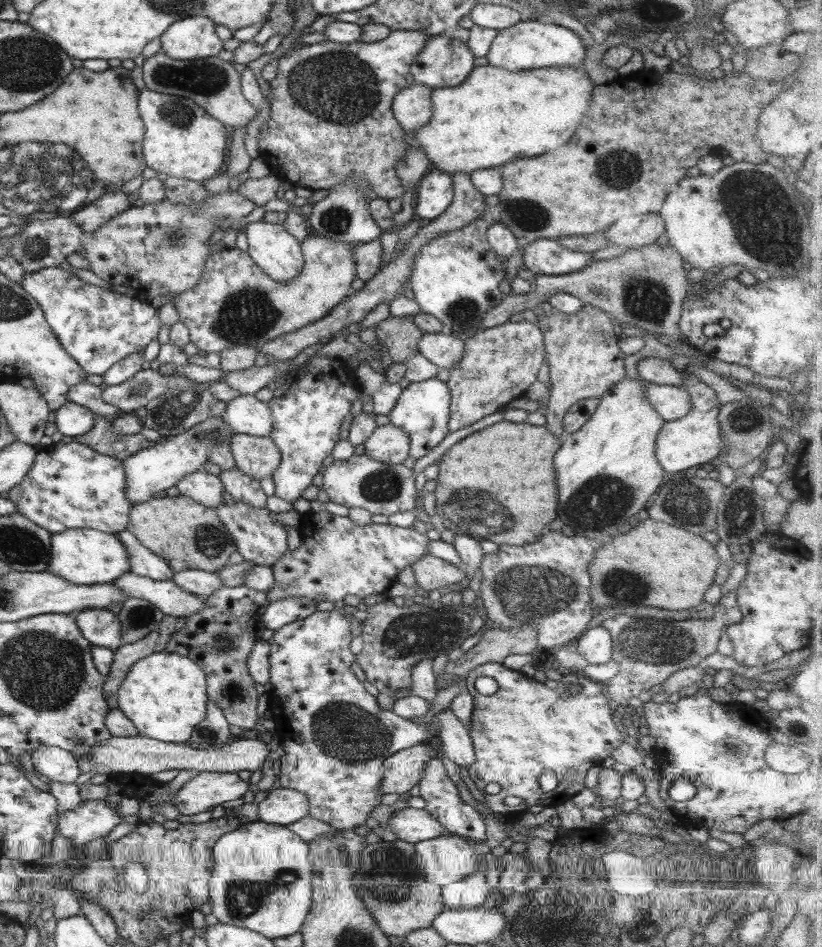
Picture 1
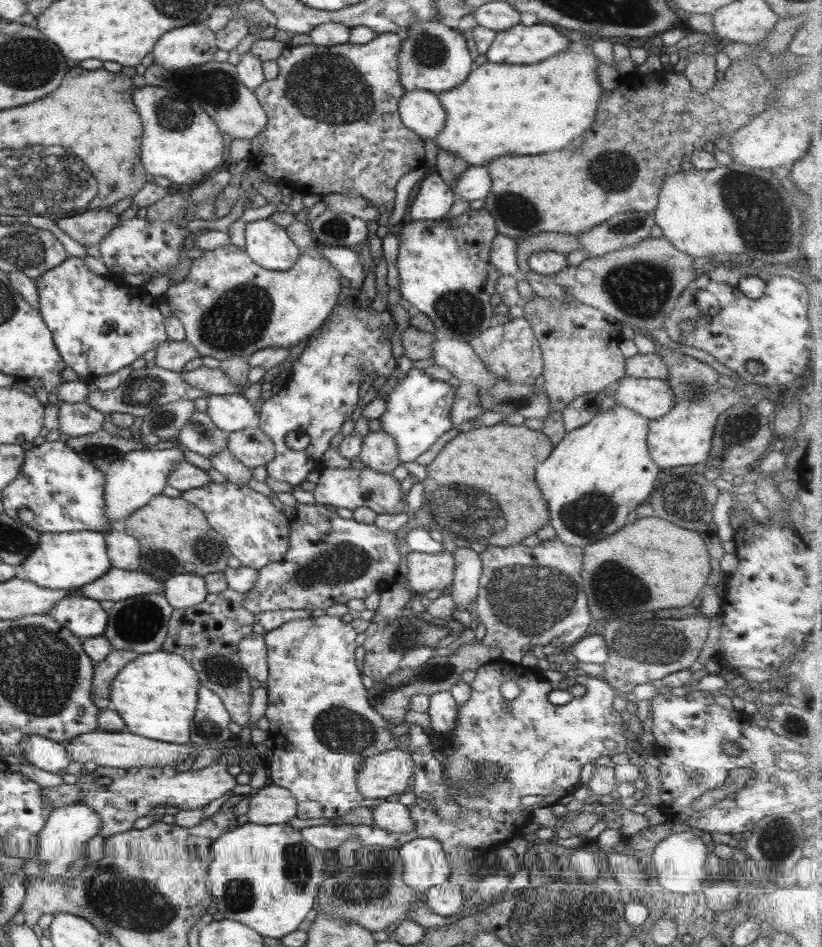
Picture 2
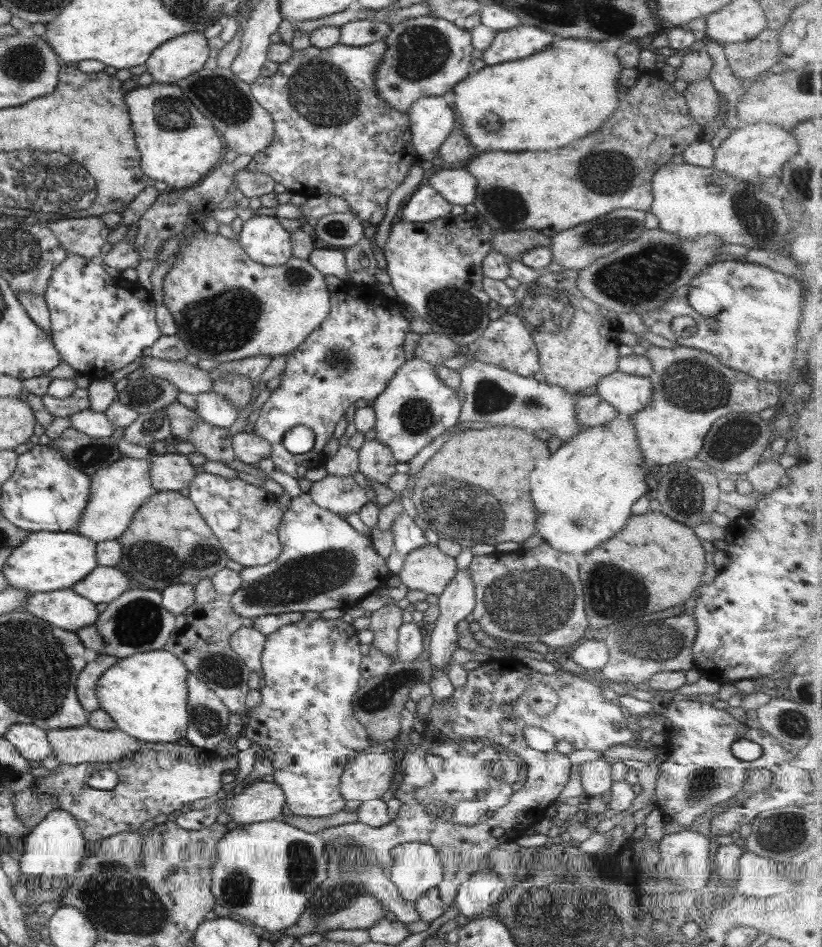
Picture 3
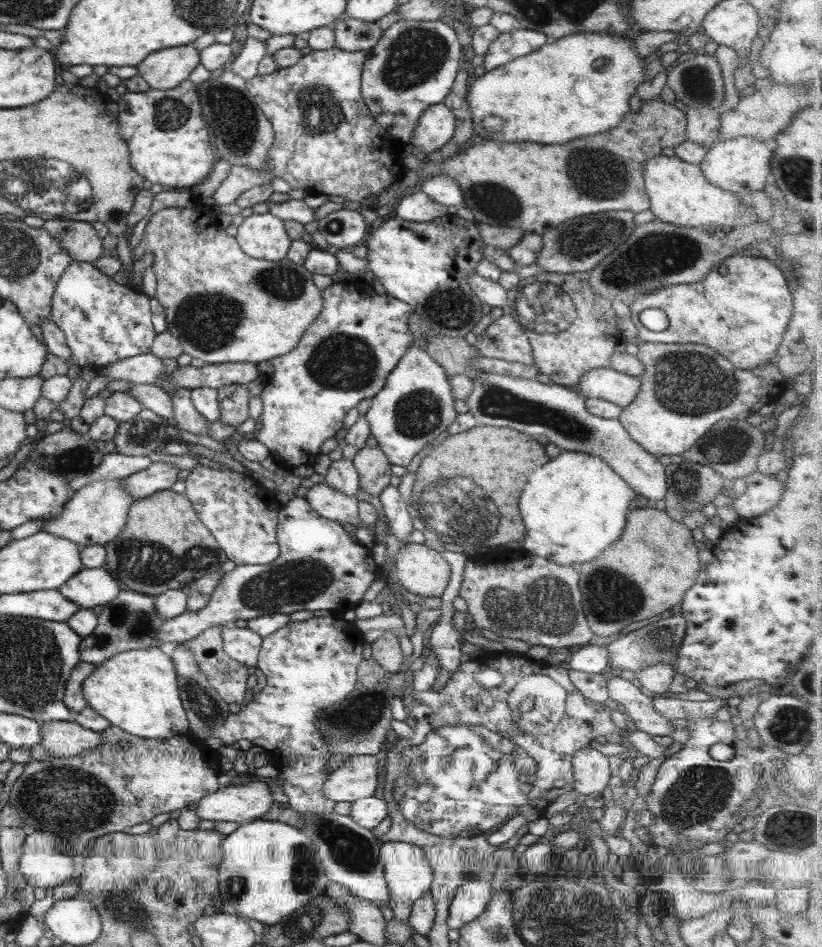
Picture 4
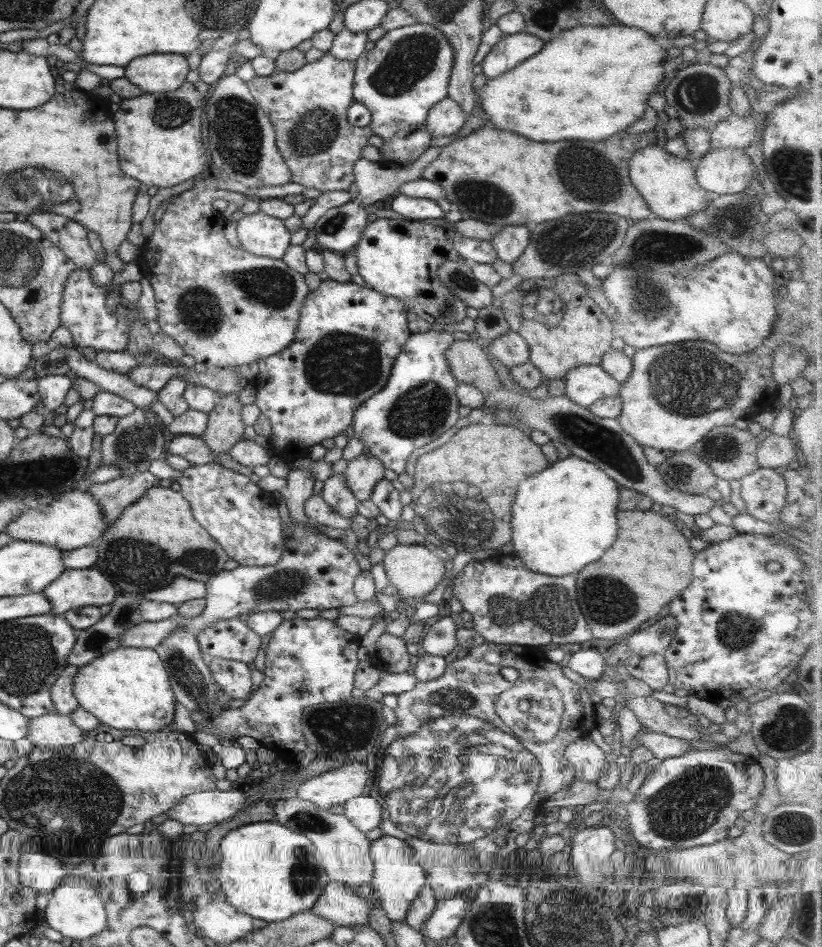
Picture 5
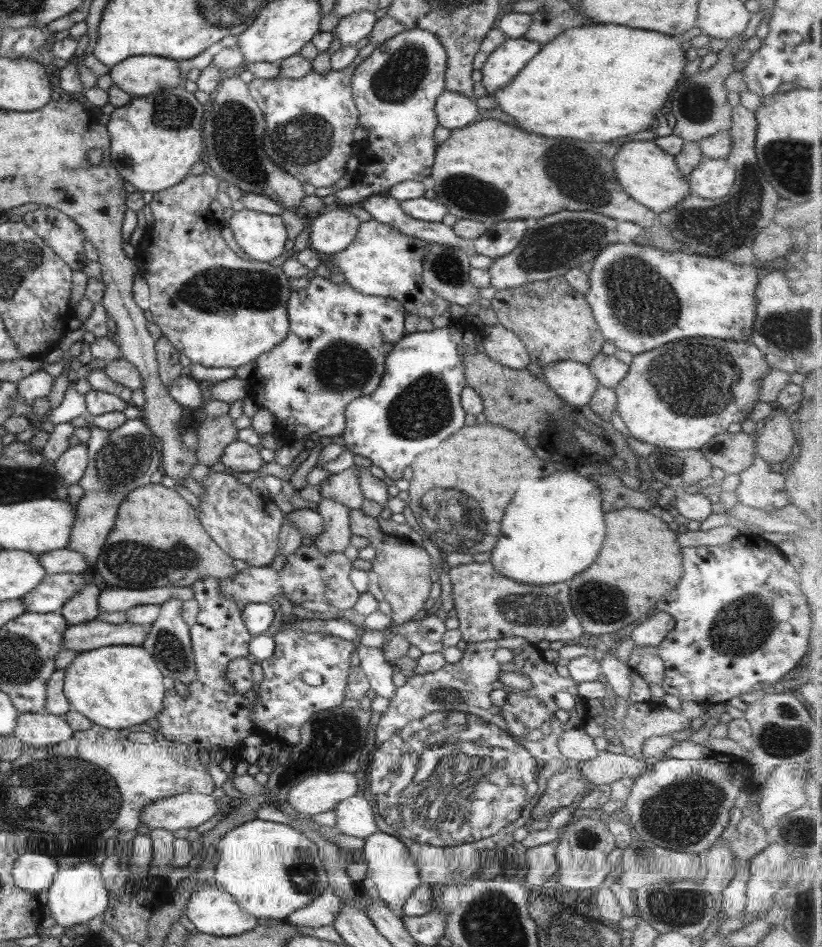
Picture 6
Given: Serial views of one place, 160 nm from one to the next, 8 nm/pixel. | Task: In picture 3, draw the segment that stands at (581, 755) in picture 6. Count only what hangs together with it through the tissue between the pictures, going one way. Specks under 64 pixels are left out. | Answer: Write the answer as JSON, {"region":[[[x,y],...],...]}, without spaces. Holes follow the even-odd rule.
{"region":[[[606,758],[581,762],[578,766],[581,786],[589,797],[600,796],[612,785],[610,761]]]}

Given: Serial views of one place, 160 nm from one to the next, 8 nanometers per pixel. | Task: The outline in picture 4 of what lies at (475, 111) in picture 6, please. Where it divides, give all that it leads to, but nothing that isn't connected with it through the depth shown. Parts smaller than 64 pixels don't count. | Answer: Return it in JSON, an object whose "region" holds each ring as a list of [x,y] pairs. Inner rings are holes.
{"region":[[[442,103],[427,107],[413,128],[414,133],[409,142],[415,148],[412,154],[427,154],[441,148],[453,136],[454,129],[455,118]]]}

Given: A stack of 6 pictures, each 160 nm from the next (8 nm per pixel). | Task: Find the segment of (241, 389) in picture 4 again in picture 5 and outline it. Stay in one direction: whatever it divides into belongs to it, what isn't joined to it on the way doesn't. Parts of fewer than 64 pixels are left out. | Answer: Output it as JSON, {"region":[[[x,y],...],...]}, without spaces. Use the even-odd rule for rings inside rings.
{"region":[[[218,394],[210,410],[205,430],[200,434],[210,452],[227,453],[242,438],[242,404],[235,394]]]}

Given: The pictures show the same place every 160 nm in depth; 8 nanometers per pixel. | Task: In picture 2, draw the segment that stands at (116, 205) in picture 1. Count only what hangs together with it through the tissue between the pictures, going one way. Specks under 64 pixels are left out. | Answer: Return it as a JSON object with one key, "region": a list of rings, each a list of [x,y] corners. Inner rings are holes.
{"region":[[[109,207],[89,208],[75,216],[54,220],[57,228],[81,246],[95,246],[119,221],[119,215],[111,213]]]}

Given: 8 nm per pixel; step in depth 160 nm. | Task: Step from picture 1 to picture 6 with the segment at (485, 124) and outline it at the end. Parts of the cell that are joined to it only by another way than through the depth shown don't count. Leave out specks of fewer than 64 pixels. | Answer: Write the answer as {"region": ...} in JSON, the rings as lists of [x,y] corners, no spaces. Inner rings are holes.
{"region":[[[617,24],[568,28],[556,35],[553,41],[541,45],[539,52],[514,77],[515,80],[508,86],[497,89],[492,96],[497,107],[515,118],[517,126],[525,132],[547,138],[567,136],[583,142],[607,142],[648,129],[669,98],[669,93],[682,79],[686,64],[678,37]]]}

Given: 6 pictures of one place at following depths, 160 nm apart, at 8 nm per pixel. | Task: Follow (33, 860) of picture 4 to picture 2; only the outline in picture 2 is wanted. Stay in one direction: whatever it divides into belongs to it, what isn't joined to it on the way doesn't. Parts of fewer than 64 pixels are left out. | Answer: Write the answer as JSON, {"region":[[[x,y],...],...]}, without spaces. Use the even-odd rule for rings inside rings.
{"region":[[[80,803],[53,809],[42,829],[37,833],[37,860],[43,862],[43,869],[48,878],[53,878],[68,872],[71,865],[85,858],[85,844],[92,836],[97,835],[101,821],[95,812]]]}

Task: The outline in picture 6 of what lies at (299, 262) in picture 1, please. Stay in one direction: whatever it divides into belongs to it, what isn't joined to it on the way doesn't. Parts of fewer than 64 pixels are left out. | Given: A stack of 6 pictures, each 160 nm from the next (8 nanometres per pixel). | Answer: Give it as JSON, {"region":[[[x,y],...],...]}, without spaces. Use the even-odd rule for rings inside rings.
{"region":[[[243,208],[235,211],[225,226],[231,230],[237,246],[252,260],[267,263],[283,250],[286,230],[280,215]]]}

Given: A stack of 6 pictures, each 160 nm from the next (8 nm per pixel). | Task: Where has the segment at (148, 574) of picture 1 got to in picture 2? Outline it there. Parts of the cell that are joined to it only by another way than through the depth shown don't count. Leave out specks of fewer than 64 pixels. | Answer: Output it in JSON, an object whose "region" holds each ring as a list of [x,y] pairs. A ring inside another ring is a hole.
{"region":[[[120,529],[109,531],[103,535],[107,548],[109,567],[137,571],[139,568],[139,544],[133,537],[124,534]]]}

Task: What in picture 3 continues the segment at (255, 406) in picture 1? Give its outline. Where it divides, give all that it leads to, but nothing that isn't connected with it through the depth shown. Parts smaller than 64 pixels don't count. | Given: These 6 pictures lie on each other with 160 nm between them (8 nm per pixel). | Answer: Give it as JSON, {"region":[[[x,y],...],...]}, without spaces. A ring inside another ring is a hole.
{"region":[[[212,390],[194,396],[196,414],[205,422],[216,427],[229,428],[238,410],[226,399]]]}

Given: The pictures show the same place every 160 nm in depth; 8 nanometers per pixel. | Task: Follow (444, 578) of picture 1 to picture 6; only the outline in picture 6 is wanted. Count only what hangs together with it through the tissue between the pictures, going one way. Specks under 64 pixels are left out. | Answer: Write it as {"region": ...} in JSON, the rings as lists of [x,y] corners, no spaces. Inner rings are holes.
{"region":[[[360,508],[348,512],[350,534],[361,536],[369,541],[368,546],[375,549],[375,558],[371,562],[371,573],[385,601],[391,609],[390,620],[395,625],[408,621],[423,613],[423,604],[429,598],[432,585],[430,579],[431,563],[427,552],[413,545],[405,538],[383,534],[377,519],[367,516]]]}

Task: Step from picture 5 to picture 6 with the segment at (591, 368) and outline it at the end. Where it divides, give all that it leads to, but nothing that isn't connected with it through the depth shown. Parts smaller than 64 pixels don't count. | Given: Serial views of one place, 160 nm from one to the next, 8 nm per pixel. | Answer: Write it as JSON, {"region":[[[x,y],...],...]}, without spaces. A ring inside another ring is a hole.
{"region":[[[560,360],[542,368],[549,390],[561,400],[578,409],[588,404],[589,397],[599,386],[587,365],[574,360]]]}

